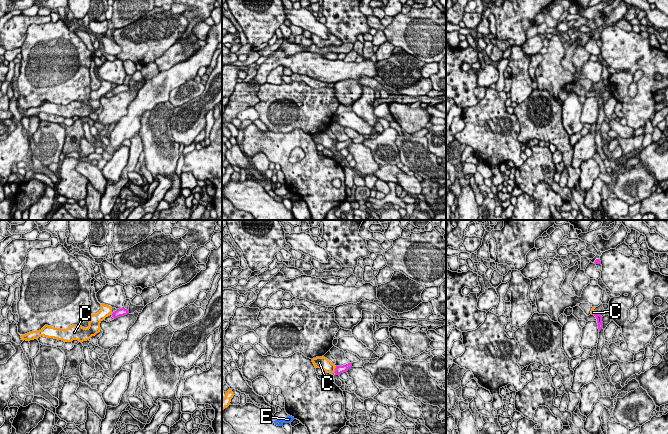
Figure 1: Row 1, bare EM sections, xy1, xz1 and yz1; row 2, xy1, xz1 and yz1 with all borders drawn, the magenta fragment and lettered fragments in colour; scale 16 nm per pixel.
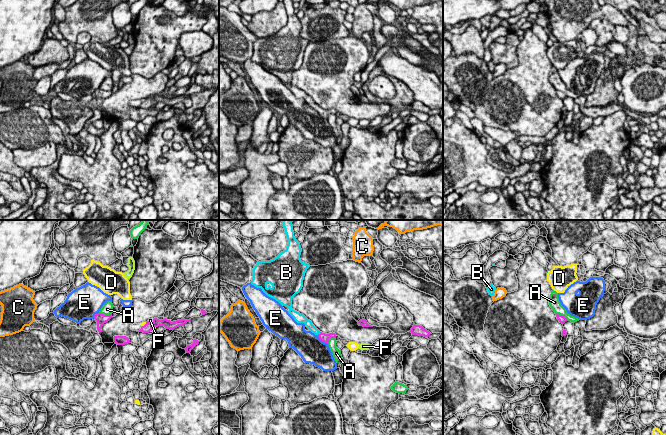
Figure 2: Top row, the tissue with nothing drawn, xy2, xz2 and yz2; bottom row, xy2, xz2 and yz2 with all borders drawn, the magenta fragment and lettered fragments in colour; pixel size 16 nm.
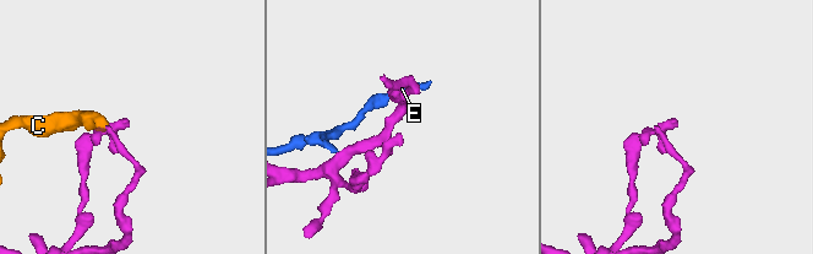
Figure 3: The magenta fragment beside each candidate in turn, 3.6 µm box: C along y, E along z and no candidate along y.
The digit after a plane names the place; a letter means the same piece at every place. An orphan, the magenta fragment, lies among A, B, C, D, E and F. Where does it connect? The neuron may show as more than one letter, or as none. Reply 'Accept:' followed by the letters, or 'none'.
Accept: B

